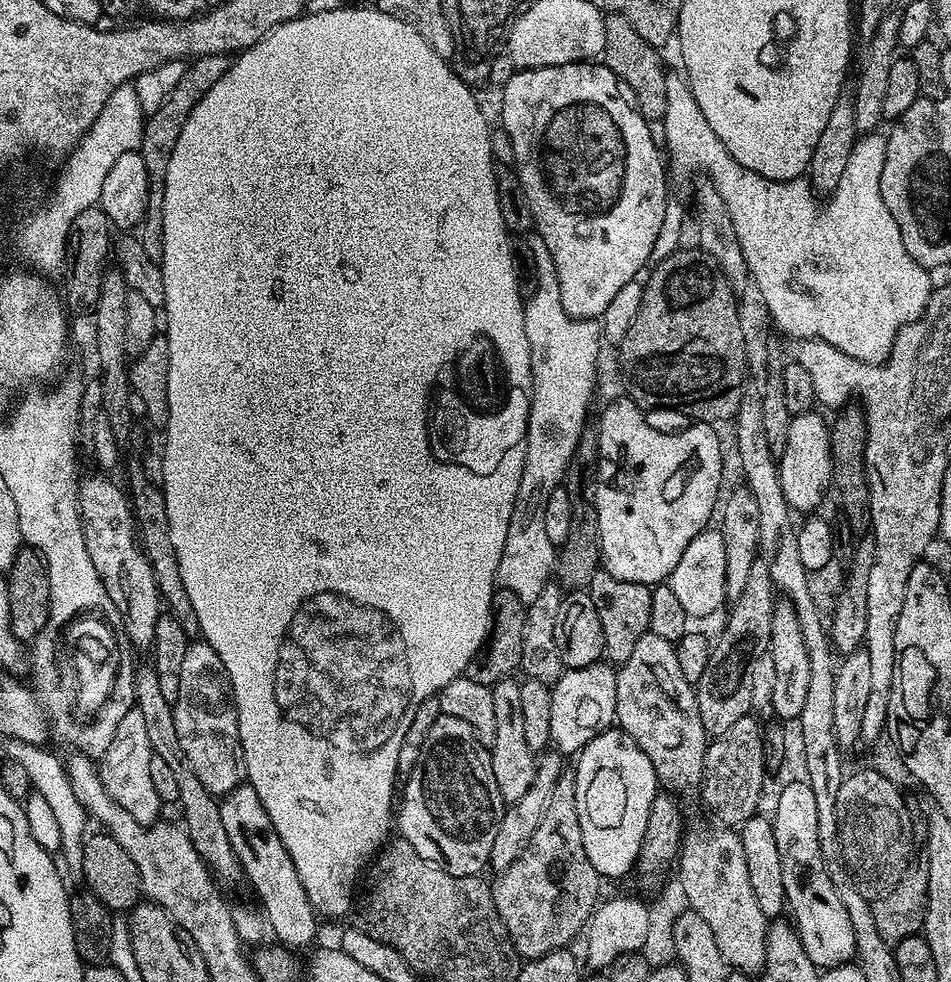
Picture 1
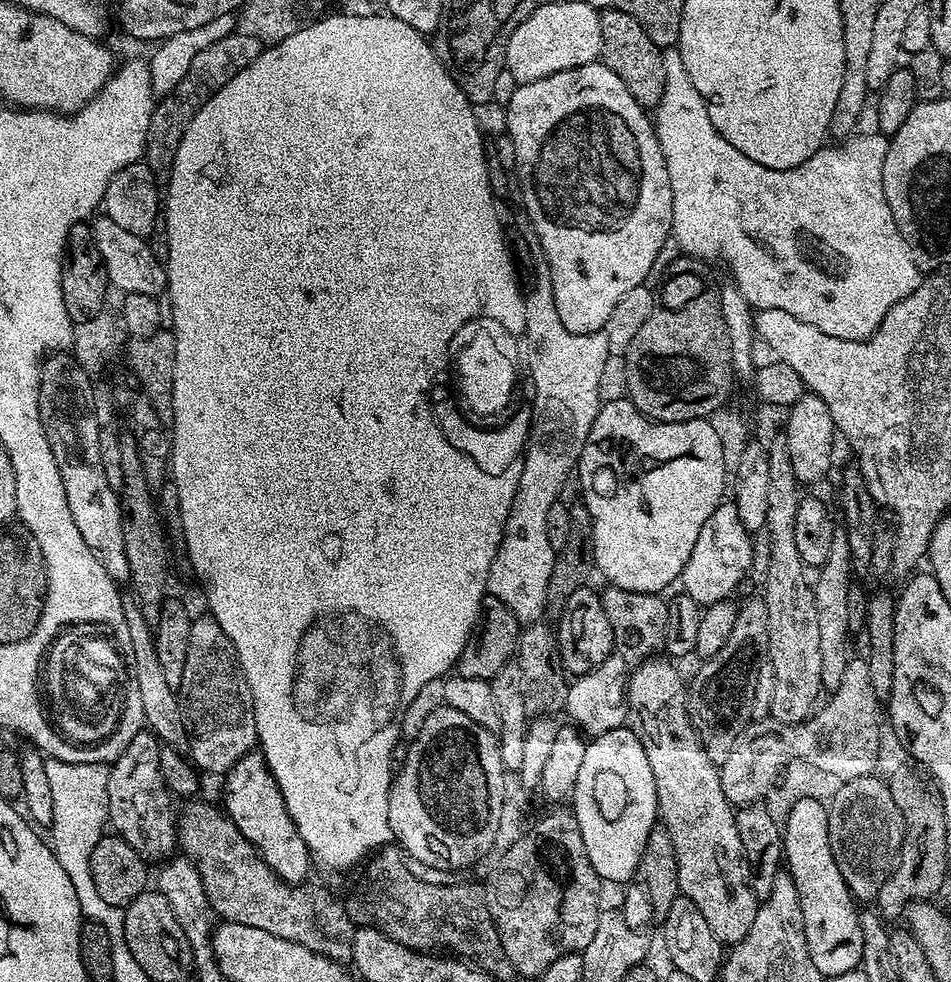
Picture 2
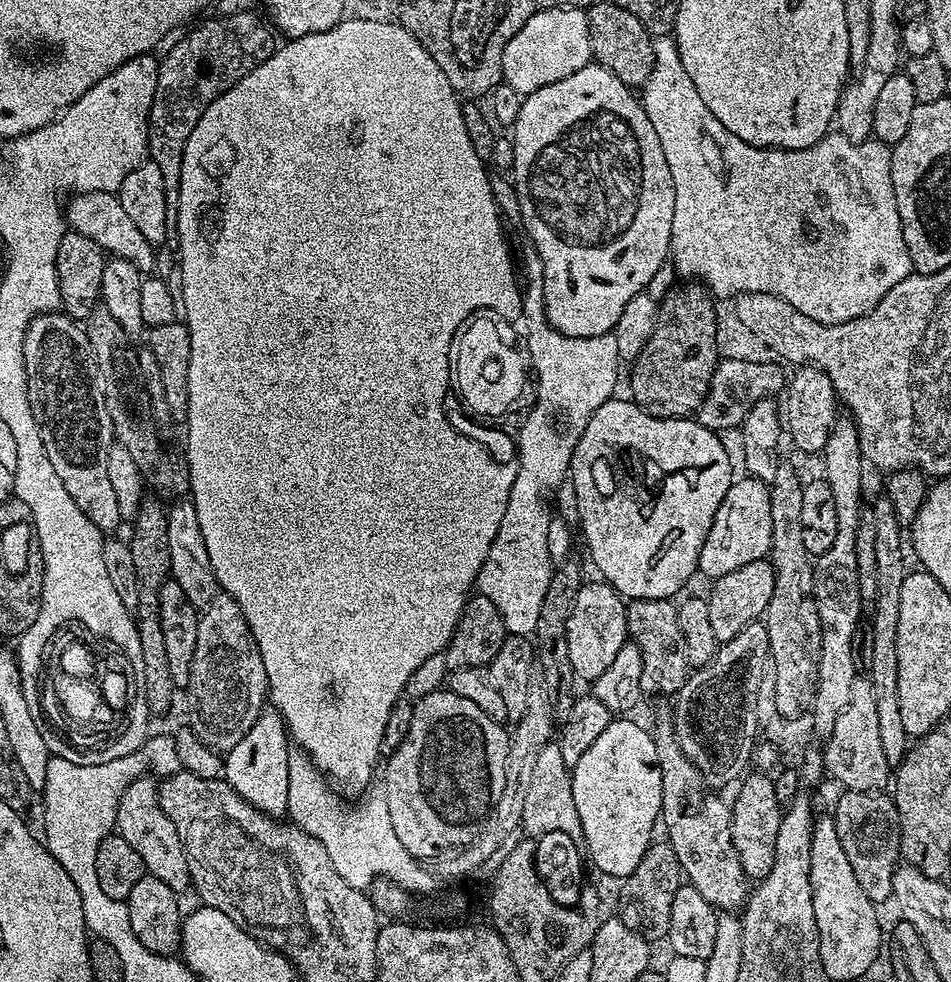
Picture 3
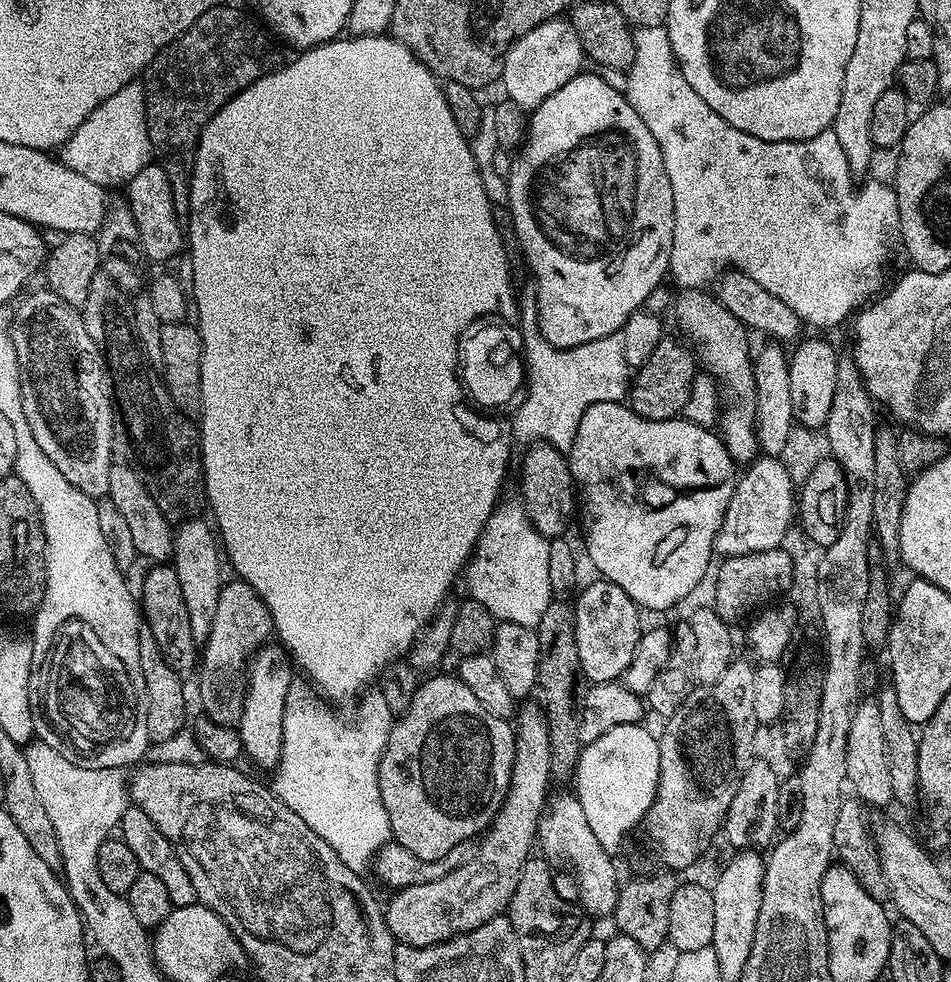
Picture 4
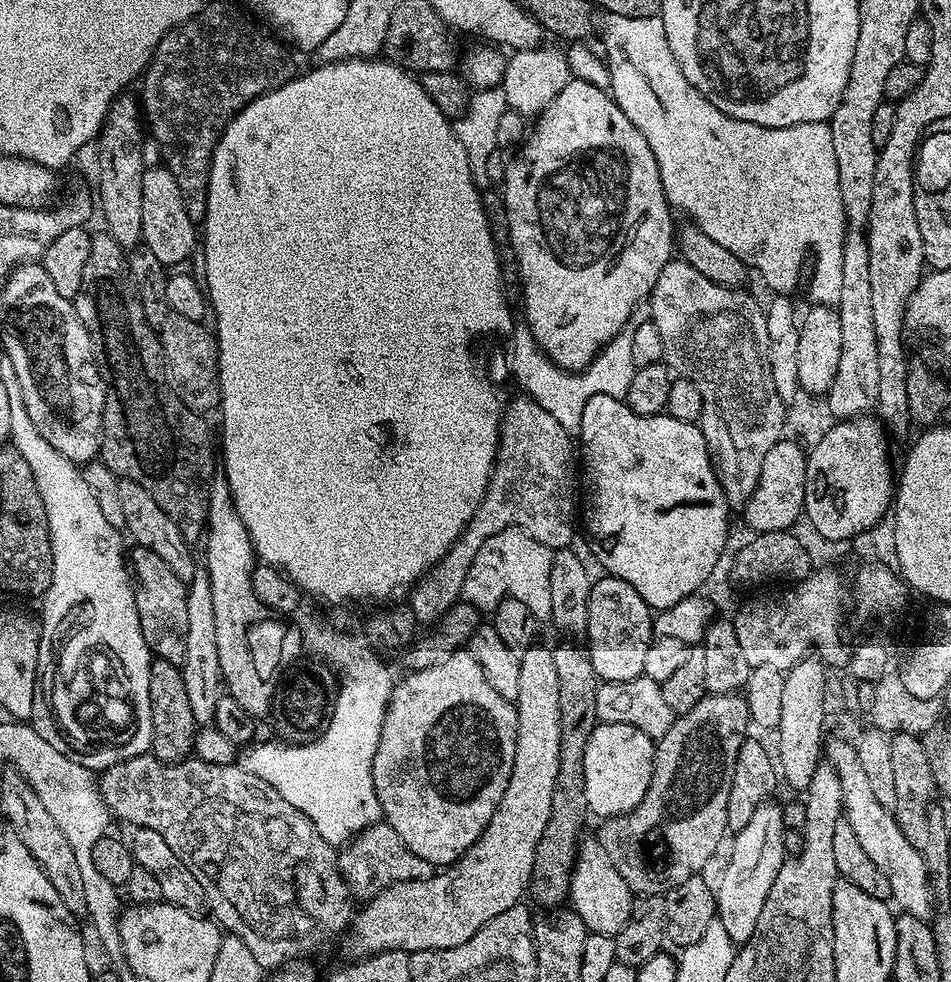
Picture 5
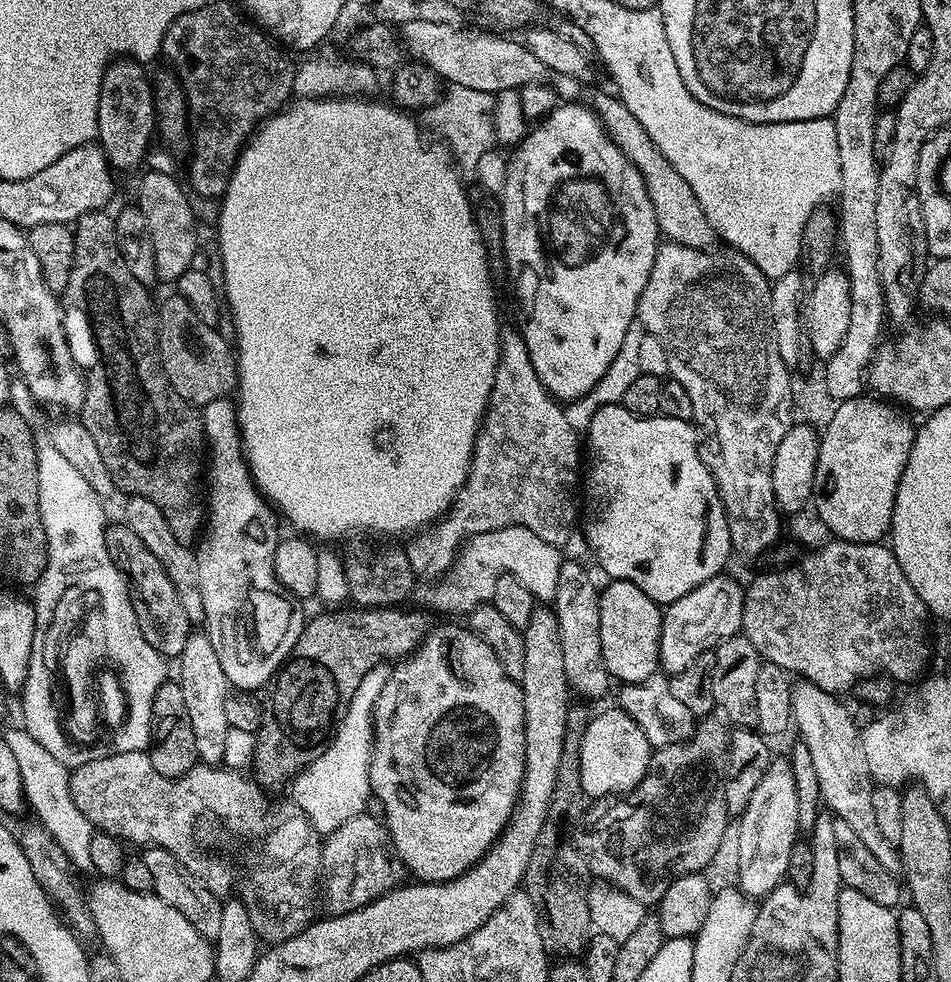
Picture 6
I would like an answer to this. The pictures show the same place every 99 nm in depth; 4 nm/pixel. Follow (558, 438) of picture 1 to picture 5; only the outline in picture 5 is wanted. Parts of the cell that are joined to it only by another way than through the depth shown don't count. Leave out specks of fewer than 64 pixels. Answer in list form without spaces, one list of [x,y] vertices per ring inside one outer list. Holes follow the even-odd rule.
[[[629,322],[624,329],[613,338],[592,361],[580,372],[568,372],[565,368],[558,367],[550,357],[539,350],[532,352],[507,353],[506,359],[510,369],[510,376],[516,379],[520,386],[519,391],[528,396],[546,414],[558,418],[562,430],[569,434],[579,433],[582,426],[582,410],[586,410],[586,402],[594,398],[594,394],[610,394],[621,398],[627,397],[630,390],[630,378],[634,378],[634,330],[636,324]],[[507,528],[494,538],[486,538],[482,542],[482,550],[474,562],[470,562],[470,574],[466,574],[463,603],[473,604],[481,613],[491,613],[509,598],[522,602],[534,614],[538,622],[552,619],[550,610],[550,566],[553,549],[542,546],[534,538],[530,538],[520,528]]]

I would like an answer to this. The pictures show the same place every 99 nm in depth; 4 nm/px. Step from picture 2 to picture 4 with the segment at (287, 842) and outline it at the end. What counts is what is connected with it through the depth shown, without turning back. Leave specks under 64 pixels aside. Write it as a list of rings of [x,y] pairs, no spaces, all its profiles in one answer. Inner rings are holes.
[[[267,648],[253,656],[246,669],[248,691],[244,693],[244,709],[240,715],[238,731],[243,755],[249,756],[260,768],[275,769],[279,765],[282,748],[284,701],[287,700],[289,691],[293,687],[294,668],[283,651],[275,652],[274,649]]]

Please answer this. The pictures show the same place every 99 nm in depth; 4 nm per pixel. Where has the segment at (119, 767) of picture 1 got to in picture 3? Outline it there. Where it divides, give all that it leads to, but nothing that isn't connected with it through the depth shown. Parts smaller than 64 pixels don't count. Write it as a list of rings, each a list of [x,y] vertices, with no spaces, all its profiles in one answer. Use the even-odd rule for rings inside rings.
[[[145,774],[126,786],[118,802],[115,831],[126,838],[130,846],[134,846],[138,858],[142,858],[147,875],[166,882],[166,886],[170,886],[170,890],[177,894],[184,894],[184,891],[189,891],[192,882],[184,844],[180,841],[174,822],[166,818],[166,810],[162,810],[160,805],[160,789],[157,781],[152,781],[151,778],[153,779],[151,775]]]

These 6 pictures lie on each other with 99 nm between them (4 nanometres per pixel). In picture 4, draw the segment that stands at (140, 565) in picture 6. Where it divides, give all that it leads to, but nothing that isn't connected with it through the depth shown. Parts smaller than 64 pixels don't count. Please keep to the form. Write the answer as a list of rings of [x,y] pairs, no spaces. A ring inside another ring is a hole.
[[[156,562],[151,567],[140,584],[140,592],[138,588],[142,620],[162,649],[162,658],[170,662],[170,670],[174,670],[174,674],[178,674],[181,678],[188,678],[188,675],[191,672],[193,675],[198,668],[198,644],[192,640],[189,612],[186,610],[185,599],[182,598],[178,574],[168,562]]]

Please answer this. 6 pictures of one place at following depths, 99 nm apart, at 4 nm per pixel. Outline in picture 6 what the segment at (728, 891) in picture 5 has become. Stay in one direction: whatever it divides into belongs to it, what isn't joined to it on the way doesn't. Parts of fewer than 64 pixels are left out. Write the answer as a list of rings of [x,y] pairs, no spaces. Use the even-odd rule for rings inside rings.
[[[773,759],[772,765],[762,774],[762,782],[750,797],[750,806],[740,815],[738,868],[735,883],[739,891],[749,898],[770,895],[785,879],[788,863],[792,860],[792,847],[796,834],[801,831],[798,820],[798,791],[795,790],[794,774],[787,759]]]

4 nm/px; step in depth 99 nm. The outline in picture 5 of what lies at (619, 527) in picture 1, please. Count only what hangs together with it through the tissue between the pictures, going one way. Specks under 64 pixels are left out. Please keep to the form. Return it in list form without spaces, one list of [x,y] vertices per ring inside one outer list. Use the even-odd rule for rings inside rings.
[[[594,394],[590,402],[586,402],[586,410],[582,410],[582,426],[578,433],[578,456],[582,461],[582,488],[588,491],[588,532],[592,535],[592,552],[603,571],[610,576],[622,578],[622,582],[630,582],[638,594],[653,610],[663,610],[682,602],[686,597],[699,593],[705,587],[710,572],[717,565],[719,555],[726,545],[730,529],[728,515],[730,509],[722,486],[718,482],[716,472],[712,468],[712,454],[708,451],[708,443],[702,434],[699,423],[678,422],[678,418],[661,414],[659,416],[643,416],[634,414],[621,397],[610,394]]]

